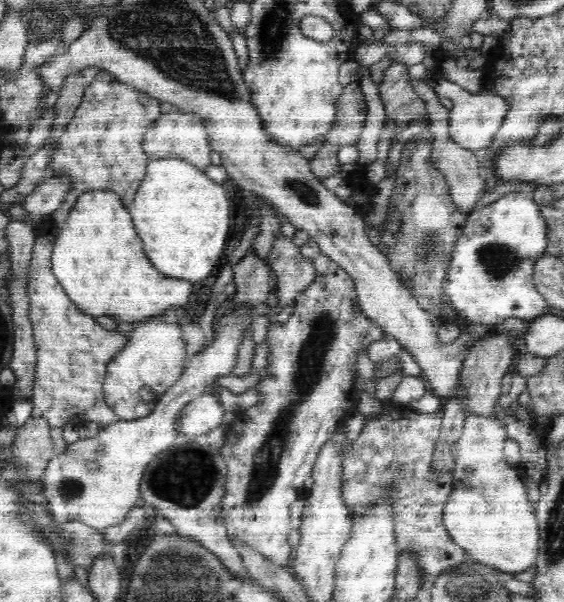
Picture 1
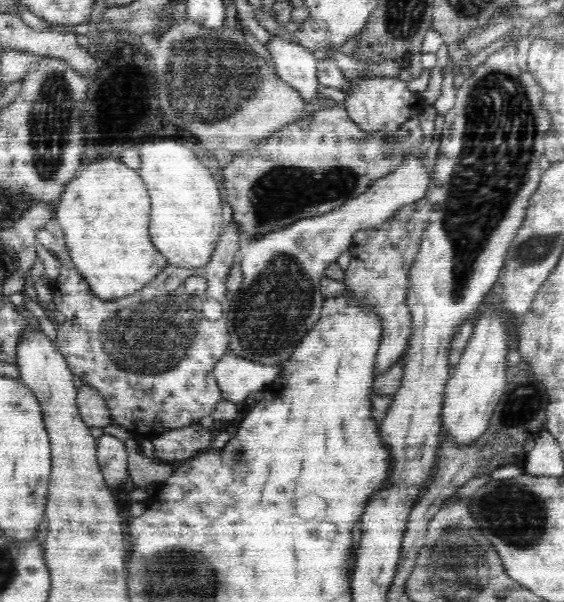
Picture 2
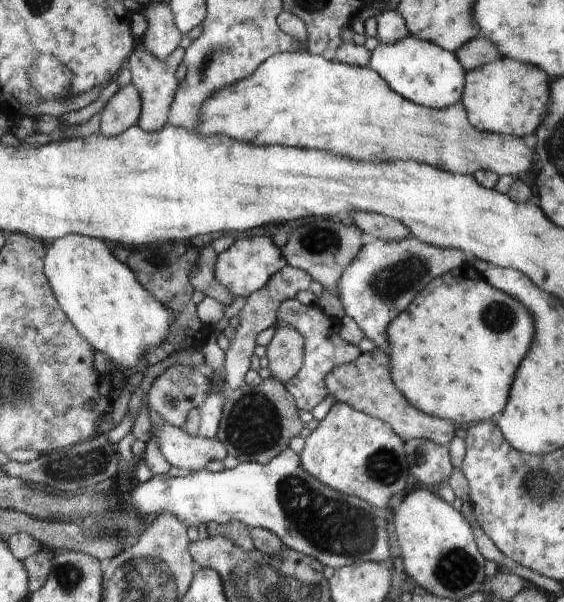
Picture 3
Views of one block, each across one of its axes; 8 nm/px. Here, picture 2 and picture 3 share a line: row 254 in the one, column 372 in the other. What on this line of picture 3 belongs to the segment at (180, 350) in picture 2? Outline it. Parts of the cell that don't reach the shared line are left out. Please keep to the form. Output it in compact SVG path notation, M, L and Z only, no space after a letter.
M354 211L353 224L363 233L385 241L399 241L410 236L408 227L399 220L375 212Z

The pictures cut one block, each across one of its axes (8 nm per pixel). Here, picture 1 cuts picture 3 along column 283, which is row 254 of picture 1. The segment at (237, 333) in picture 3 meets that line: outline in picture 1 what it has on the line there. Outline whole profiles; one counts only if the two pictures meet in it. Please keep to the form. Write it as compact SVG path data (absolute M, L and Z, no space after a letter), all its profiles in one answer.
M276 234L266 262L277 284L276 308L290 305L316 279L312 259L304 257L292 240L282 234Z

